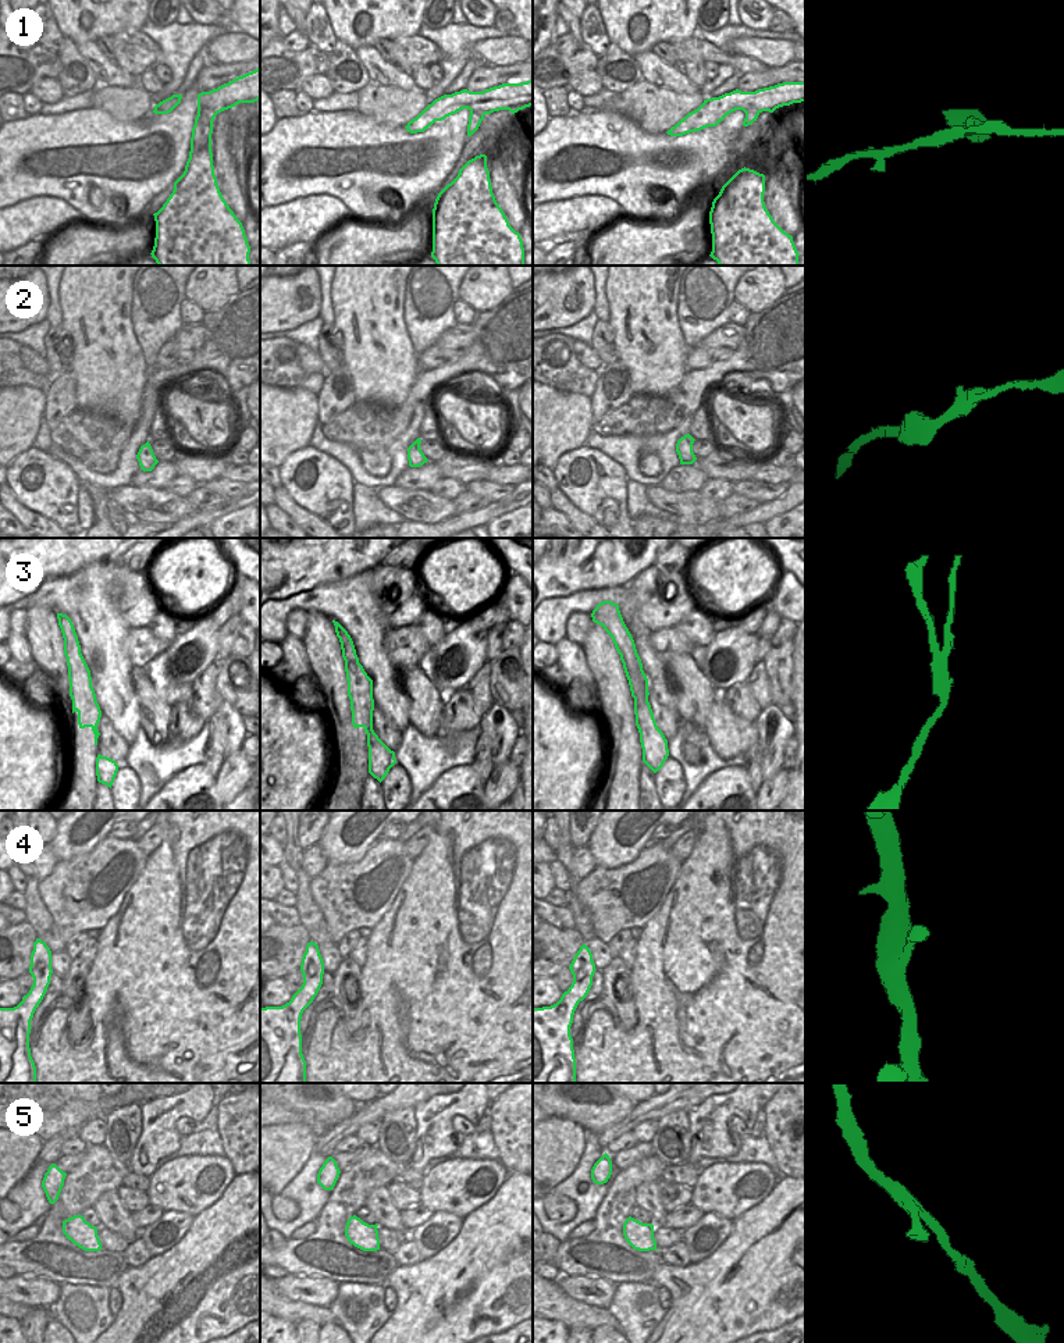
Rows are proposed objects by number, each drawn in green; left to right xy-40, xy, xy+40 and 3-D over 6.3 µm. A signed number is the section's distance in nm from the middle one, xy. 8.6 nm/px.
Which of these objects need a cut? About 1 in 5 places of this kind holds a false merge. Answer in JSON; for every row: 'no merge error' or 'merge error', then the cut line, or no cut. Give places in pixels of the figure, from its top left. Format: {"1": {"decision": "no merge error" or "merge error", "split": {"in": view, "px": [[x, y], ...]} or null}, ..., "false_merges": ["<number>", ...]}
{"1": {"decision": "no merge error", "split": null}, "2": {"decision": "no merge error", "split": null}, "3": {"decision": "merge error", "split": {"in": "xy", "px": [[372, 729], [369, 772]]}}, "4": {"decision": "no merge error", "split": null}, "5": {"decision": "no merge error", "split": null}, "false_merges": ["3"]}

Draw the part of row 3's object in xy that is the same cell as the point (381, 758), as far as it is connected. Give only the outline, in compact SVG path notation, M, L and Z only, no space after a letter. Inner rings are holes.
M371 730L370 733L370 774L380 783L396 763L395 752L391 751Z

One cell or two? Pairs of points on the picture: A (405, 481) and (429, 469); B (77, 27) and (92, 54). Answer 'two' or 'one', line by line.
A: one
B: two

